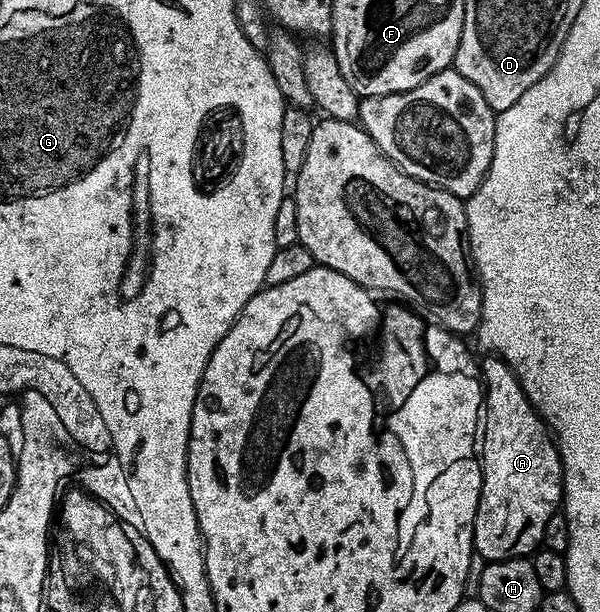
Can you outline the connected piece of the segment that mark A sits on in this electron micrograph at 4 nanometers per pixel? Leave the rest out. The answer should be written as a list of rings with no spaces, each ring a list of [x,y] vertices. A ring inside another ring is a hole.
[[[486,356],[480,362],[480,377],[484,387],[484,425],[480,430],[480,461],[482,464],[482,491],[480,500],[476,508],[476,520],[474,521],[474,553],[480,559],[486,562],[499,562],[509,558],[525,558],[533,555],[534,551],[542,546],[542,537],[544,528],[548,525],[548,520],[552,520],[554,514],[559,513],[560,503],[562,500],[562,457],[558,454],[558,443],[554,441],[547,425],[542,421],[542,417],[534,411],[524,388],[516,380],[512,368],[503,358]]]

